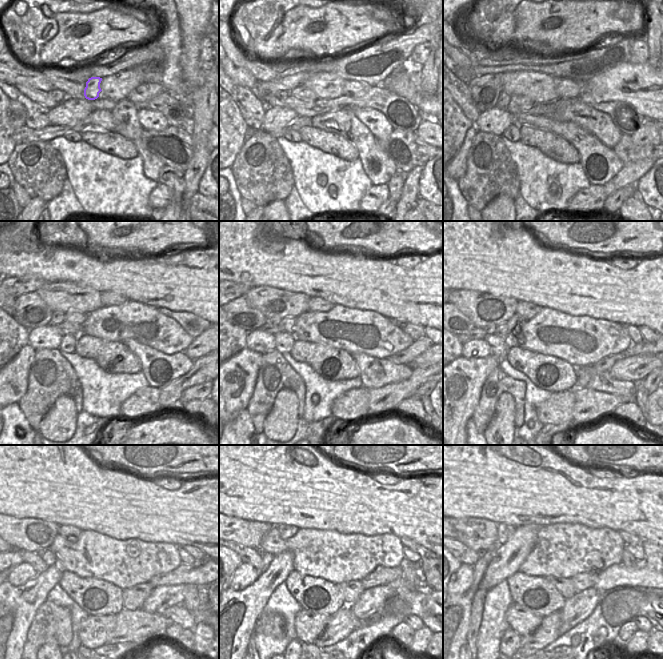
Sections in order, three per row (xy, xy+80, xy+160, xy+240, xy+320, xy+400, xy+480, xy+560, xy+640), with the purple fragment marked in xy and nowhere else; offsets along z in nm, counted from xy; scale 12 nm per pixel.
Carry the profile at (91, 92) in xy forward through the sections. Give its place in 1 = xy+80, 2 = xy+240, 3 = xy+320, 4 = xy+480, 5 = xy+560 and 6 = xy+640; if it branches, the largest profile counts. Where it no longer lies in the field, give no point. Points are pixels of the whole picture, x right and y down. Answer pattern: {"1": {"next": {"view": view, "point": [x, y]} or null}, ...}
{"1": {"next": {"view": "xy+80", "point": [301, 92]}}, "2": {"next": {"view": "xy+240", "point": [73, 324]}}, "3": {"next": {"view": "xy+320", "point": [286, 324]}}, "4": {"next": {"view": "xy+480", "point": [48, 557]}}, "5": {"next": {"view": "xy+560", "point": [268, 557]}}, "6": {"next": {"view": "xy+640", "point": [480, 567]}}}

